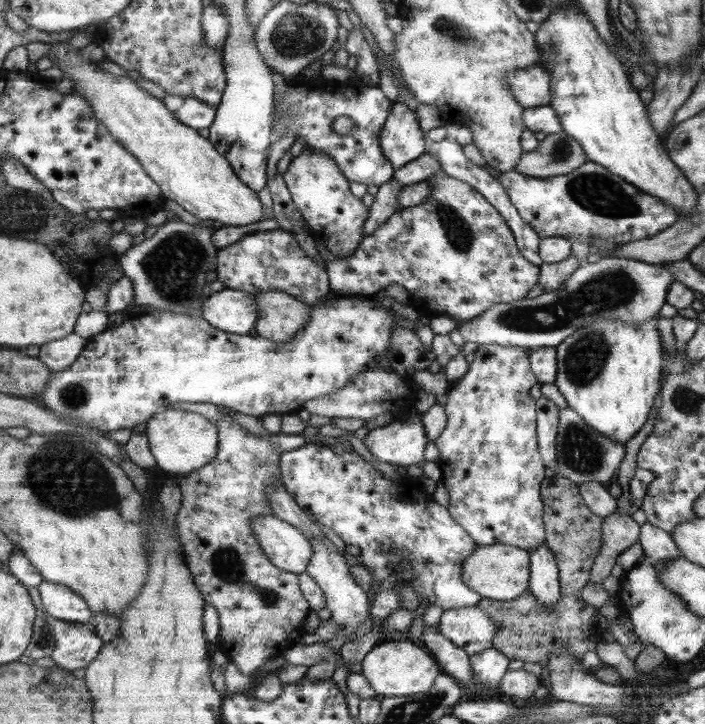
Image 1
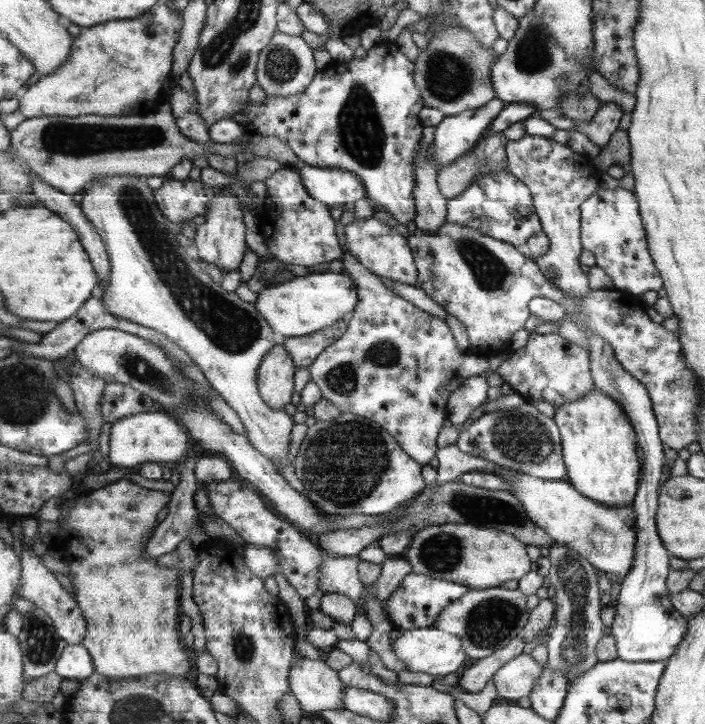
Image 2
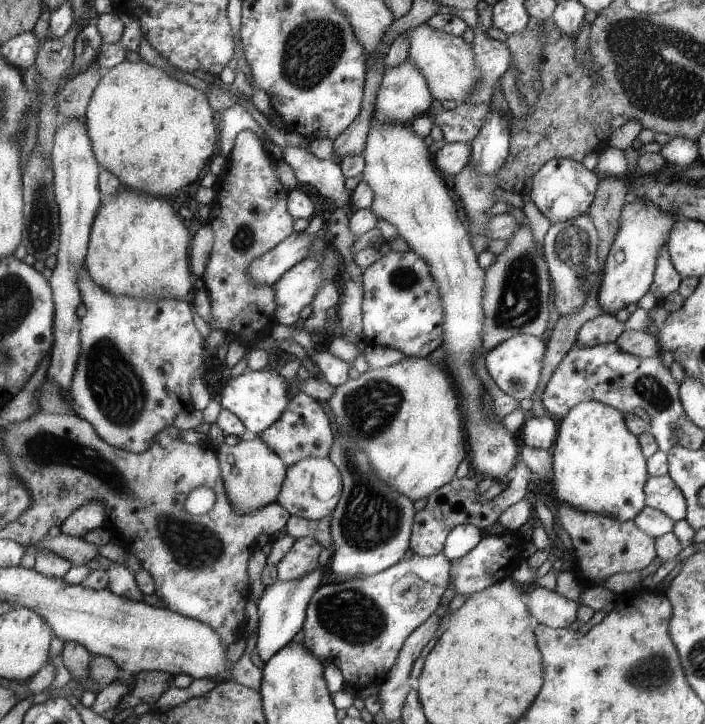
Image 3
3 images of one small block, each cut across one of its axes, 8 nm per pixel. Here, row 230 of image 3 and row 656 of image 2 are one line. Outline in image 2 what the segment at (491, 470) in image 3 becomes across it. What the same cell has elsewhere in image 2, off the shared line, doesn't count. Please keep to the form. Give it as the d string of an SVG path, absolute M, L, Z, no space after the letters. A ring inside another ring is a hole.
M434 626L403 632L396 639L393 651L410 672L426 672L426 674L434 674L434 676L439 674L445 676L456 672L464 664L467 655L463 649L463 641L460 640L459 636L441 631Z

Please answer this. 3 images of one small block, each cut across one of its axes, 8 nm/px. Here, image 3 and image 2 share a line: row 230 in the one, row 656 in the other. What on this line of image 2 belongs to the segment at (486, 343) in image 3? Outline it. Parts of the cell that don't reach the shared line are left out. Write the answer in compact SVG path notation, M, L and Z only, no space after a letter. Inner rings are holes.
M521 652L493 676L498 697L506 700L520 700L530 696L536 681L541 677L544 666Z

